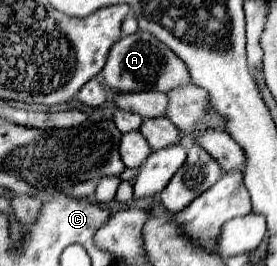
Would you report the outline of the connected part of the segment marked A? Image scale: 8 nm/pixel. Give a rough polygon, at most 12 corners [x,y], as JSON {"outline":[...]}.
{"outline":[[146,31],[108,53],[102,83],[140,93],[190,83],[186,63]]}

